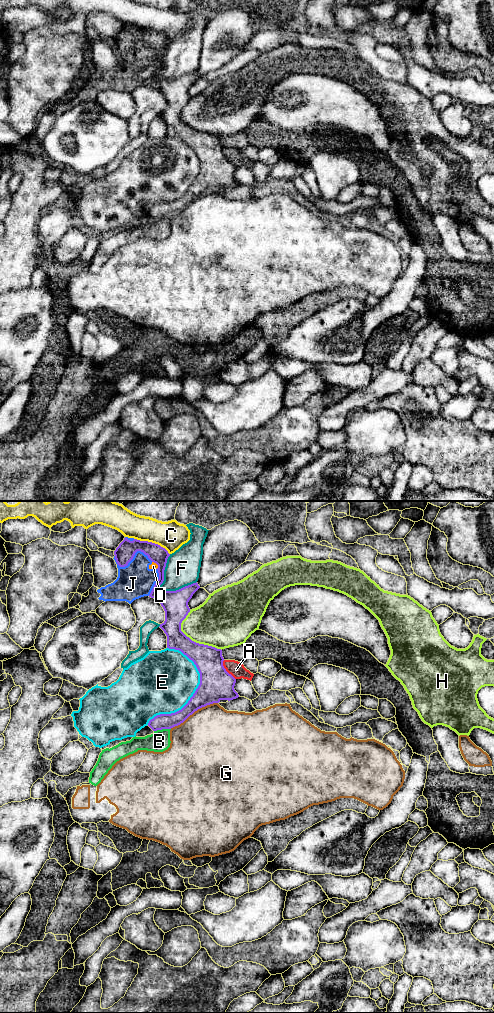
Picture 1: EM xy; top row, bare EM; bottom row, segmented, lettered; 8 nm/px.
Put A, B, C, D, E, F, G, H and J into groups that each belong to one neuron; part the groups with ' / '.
A / B / C / D J / E / F / G / H

